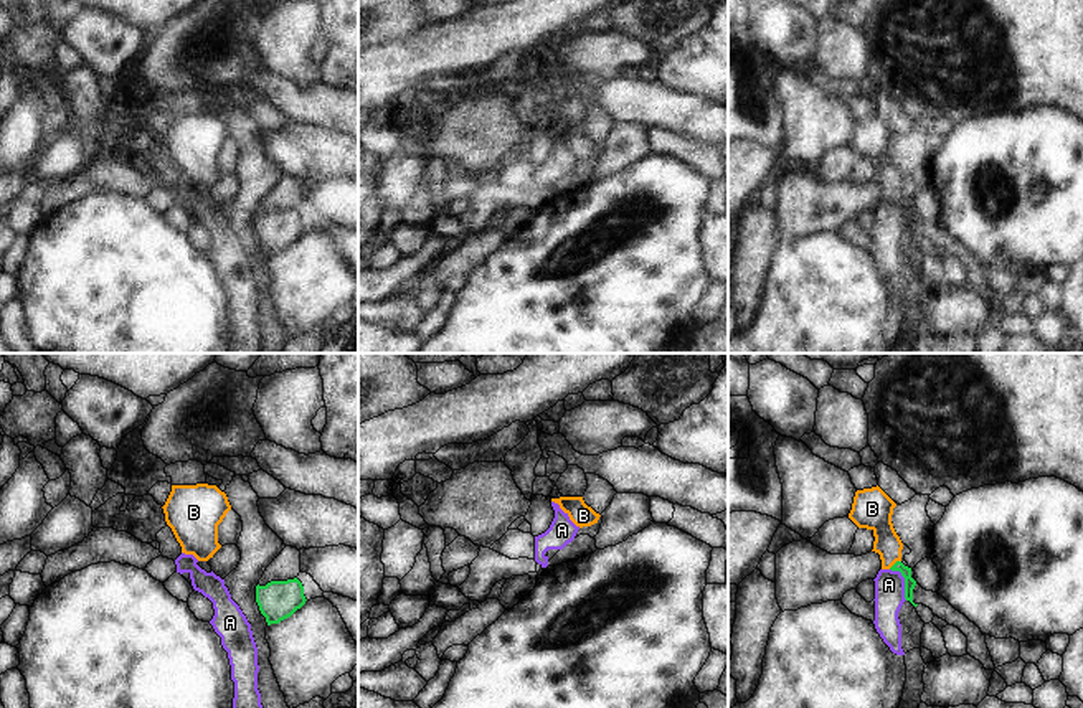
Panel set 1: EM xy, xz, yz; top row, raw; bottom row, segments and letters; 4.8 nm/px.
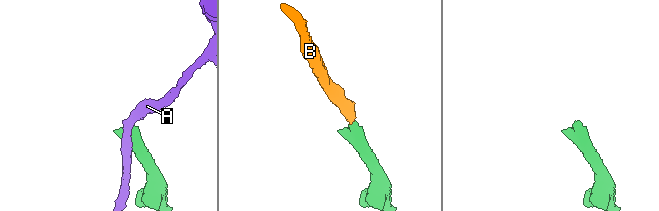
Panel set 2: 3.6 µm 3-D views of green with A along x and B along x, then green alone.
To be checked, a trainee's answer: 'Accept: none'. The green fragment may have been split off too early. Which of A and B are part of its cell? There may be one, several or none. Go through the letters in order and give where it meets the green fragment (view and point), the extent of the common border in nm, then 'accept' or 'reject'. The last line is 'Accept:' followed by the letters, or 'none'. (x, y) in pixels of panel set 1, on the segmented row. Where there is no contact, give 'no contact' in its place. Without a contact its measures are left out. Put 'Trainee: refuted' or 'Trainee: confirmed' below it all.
A: yz (905, 581) | 180 nm | reject
B: yz (895, 563) | 80 nm | accept
Accept: B
Trainee: refuted

